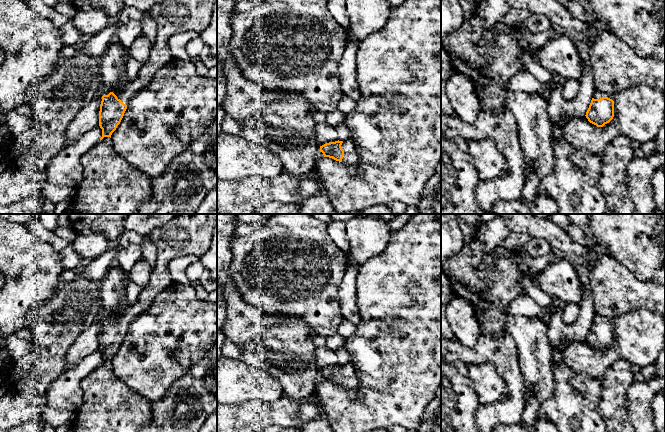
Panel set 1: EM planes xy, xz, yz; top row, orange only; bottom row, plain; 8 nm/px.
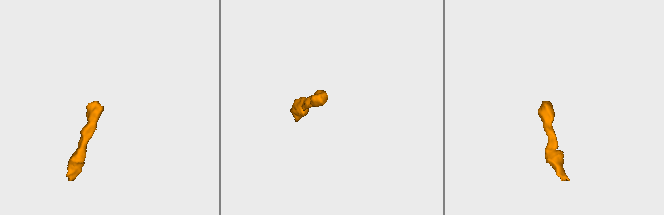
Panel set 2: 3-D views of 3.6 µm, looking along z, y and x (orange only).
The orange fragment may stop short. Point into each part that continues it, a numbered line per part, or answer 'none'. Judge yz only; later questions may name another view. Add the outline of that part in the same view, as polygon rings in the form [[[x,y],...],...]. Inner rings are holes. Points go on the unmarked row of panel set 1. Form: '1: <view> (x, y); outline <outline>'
1: yz (597, 319); outline [[[595,315],[595,317],[594,317],[594,319],[593,319],[593,322],[594,323],[600,323],[600,322],[602,322],[602,321],[608,321],[608,322],[610,322],[610,323],[614,323],[614,320],[613,319],[609,319],[609,318],[607,318],[607,317],[603,317],[603,316],[600,316],[600,315]]]

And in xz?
1: xz (351, 381); outline [[[350,361],[343,365],[341,371],[344,374],[342,387],[345,389],[356,390],[359,387],[359,378],[356,374],[354,364]]]

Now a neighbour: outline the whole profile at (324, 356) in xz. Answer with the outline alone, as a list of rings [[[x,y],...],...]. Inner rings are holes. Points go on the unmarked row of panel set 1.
[[[327,346],[317,347],[315,350],[316,366],[322,370],[329,366],[338,365],[338,358],[334,350]]]

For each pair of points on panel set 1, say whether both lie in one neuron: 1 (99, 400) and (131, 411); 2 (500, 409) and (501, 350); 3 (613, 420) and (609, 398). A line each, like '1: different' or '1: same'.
1: same
2: same
3: same

